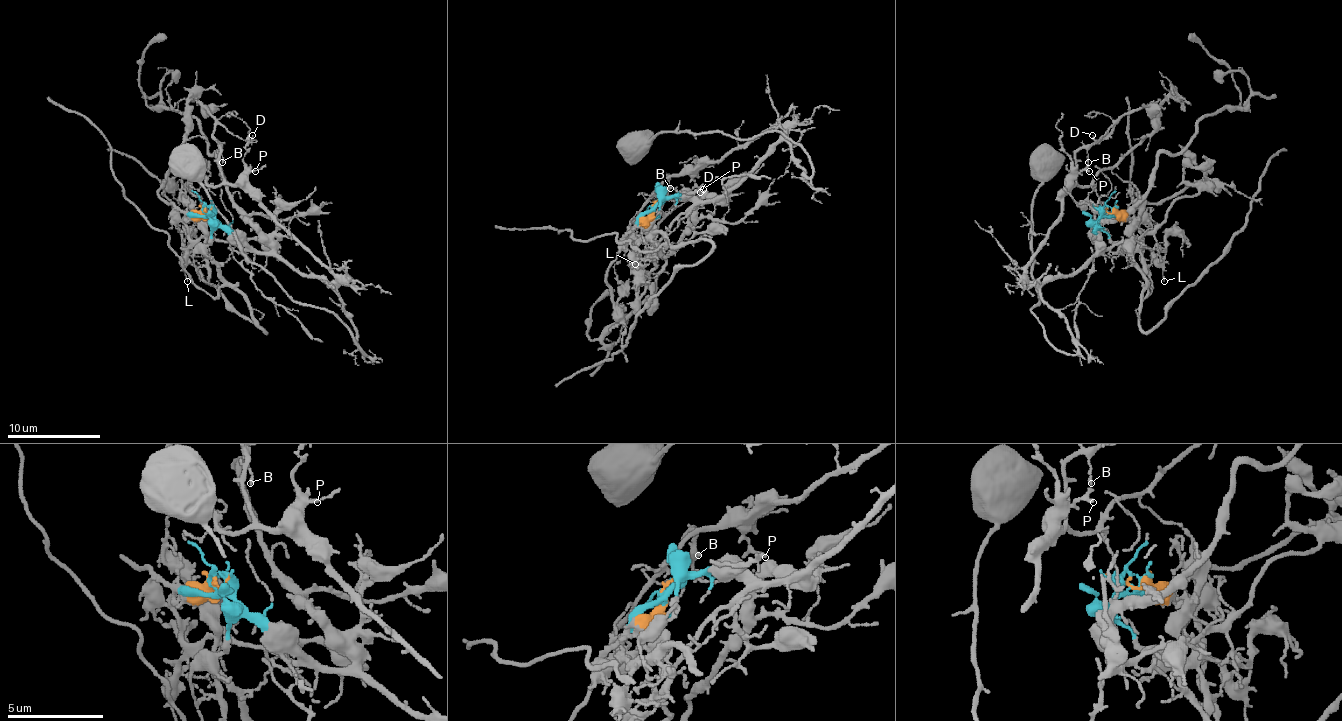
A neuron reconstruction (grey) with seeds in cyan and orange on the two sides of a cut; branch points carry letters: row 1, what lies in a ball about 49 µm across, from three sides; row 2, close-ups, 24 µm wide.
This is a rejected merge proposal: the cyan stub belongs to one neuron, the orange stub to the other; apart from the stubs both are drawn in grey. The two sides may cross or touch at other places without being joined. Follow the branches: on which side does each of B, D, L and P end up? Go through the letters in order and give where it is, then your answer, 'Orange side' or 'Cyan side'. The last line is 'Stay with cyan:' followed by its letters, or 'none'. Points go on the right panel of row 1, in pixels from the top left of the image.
B: Place: (1088, 162). Cyan side
D: Place: (1092, 135). Cyan side
L: Place: (1164, 281). Orange side
P: Place: (1089, 171). Cyan side
Stay with cyan: B, D, P

